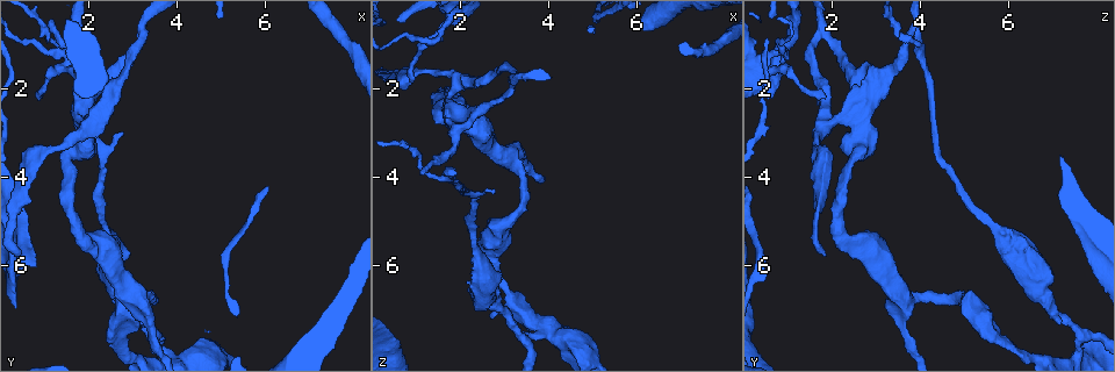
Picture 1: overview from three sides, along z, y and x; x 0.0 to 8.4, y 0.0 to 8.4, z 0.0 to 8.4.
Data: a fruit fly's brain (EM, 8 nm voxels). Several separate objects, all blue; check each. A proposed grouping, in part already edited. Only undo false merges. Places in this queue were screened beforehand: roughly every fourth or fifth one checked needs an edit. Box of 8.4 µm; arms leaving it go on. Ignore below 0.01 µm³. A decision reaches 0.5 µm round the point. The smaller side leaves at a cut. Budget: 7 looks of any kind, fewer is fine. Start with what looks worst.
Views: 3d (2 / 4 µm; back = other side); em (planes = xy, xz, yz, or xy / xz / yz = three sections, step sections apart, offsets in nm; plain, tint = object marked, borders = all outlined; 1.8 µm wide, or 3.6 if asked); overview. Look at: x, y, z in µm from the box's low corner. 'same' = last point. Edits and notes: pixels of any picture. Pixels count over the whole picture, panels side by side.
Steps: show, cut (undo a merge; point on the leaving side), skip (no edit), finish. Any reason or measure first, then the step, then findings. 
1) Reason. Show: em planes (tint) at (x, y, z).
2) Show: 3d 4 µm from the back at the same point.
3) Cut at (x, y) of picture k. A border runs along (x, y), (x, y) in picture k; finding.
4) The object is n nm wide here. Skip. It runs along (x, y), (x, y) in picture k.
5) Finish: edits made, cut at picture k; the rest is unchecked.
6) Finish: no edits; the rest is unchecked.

Show: em 3.6 µm planes (tint) at (3.45, 7.70, 7.60).

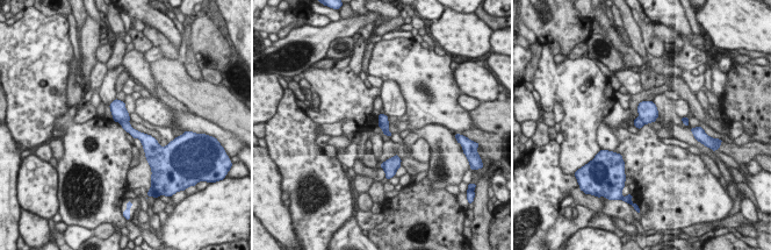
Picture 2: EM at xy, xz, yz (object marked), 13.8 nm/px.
Cut at (119, 112) of picture 2. A second cell is stuck on.

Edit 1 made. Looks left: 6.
Abrupt turn. Show: 3d 4 µm from the back at (3.20, 0.80, 1.80).

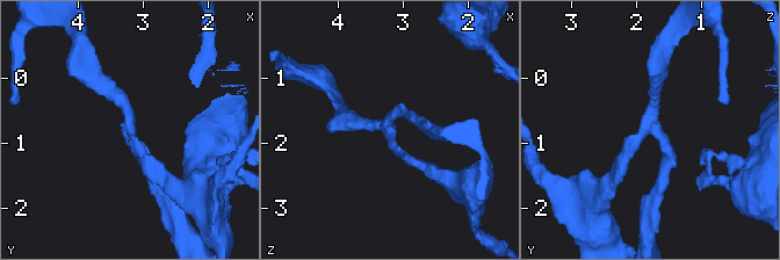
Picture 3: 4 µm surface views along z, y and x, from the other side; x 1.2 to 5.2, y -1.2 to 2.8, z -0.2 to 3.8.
Now the EM. Show: em planes (tint) at (3.20, 0.75, 1.80).

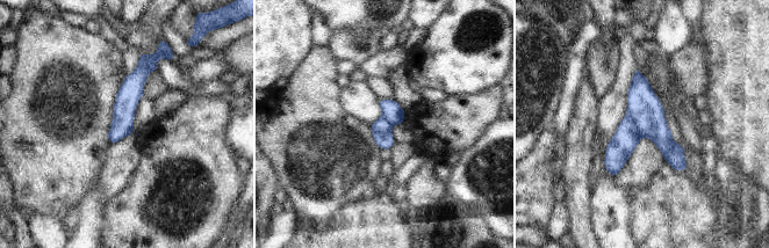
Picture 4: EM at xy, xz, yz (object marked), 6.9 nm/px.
The object is 140 nm wide here. Skip. It runs along (637, 74), (645, 117), (683, 167) in picture 4; one cell here.

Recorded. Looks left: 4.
Show: em yz step 8 (tint) at (2.60, 7.55, 5.65).

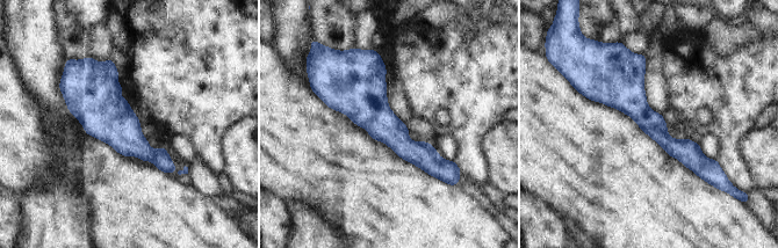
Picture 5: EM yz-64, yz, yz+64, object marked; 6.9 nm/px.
Skip. It runs along (640, 58), (635, 107), (700, 172) in picture 5; all the same cell.

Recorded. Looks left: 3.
Finish: edits made, cut at picture 2; the rest is unchecked.

